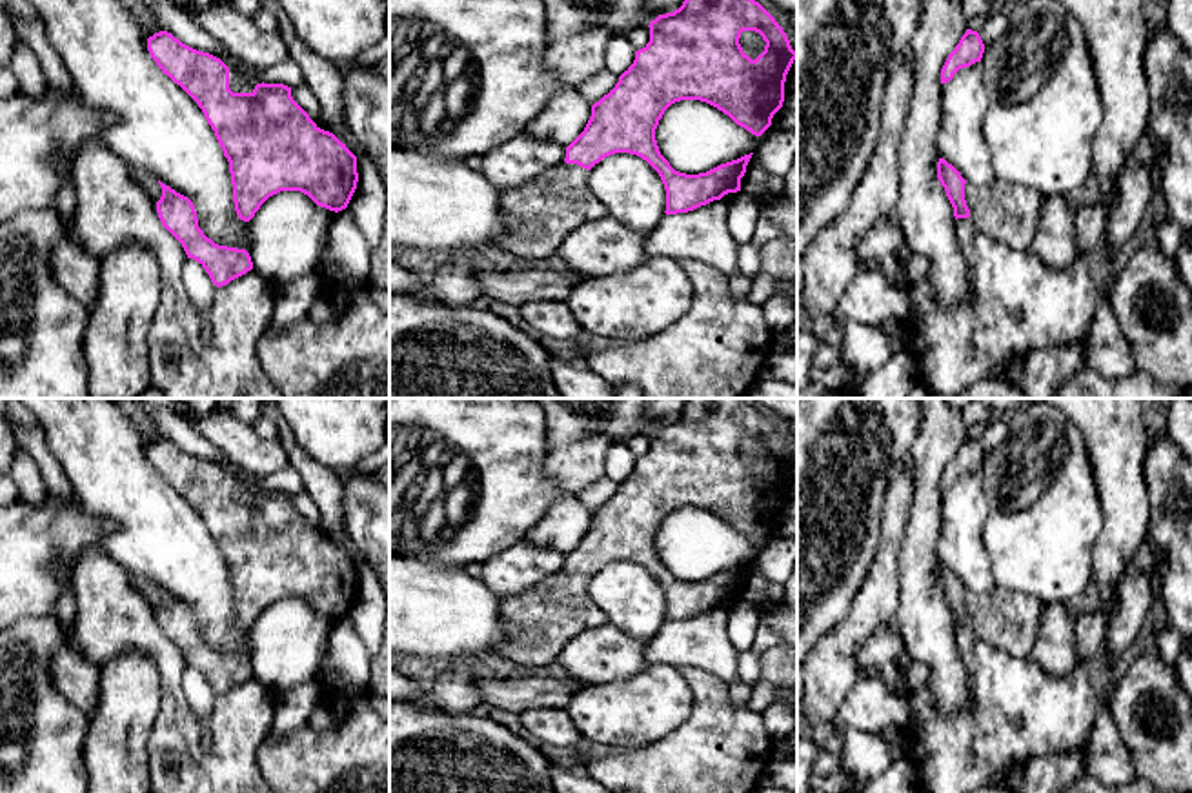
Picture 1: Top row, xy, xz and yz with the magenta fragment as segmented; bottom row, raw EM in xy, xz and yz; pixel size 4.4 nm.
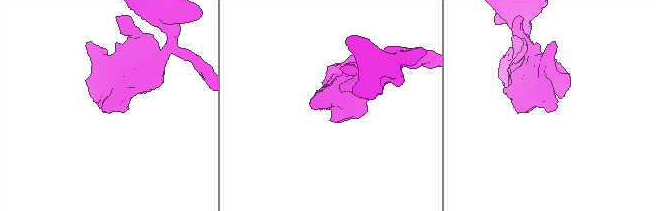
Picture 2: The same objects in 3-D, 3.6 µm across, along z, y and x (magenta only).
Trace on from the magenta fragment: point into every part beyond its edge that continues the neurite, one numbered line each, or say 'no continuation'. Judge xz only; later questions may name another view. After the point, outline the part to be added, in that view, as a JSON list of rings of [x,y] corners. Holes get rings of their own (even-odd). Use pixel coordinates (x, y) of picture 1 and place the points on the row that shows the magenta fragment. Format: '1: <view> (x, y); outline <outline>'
1: xz (539, 215); outline [[[566,162],[500,191],[499,206],[504,231],[495,247],[526,260],[553,256],[575,227],[608,215],[588,187],[588,169]]]

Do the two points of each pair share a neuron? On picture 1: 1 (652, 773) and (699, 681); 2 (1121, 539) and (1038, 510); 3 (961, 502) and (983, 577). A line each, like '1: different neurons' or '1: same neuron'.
1: same neuron
2: different neurons
3: same neuron

